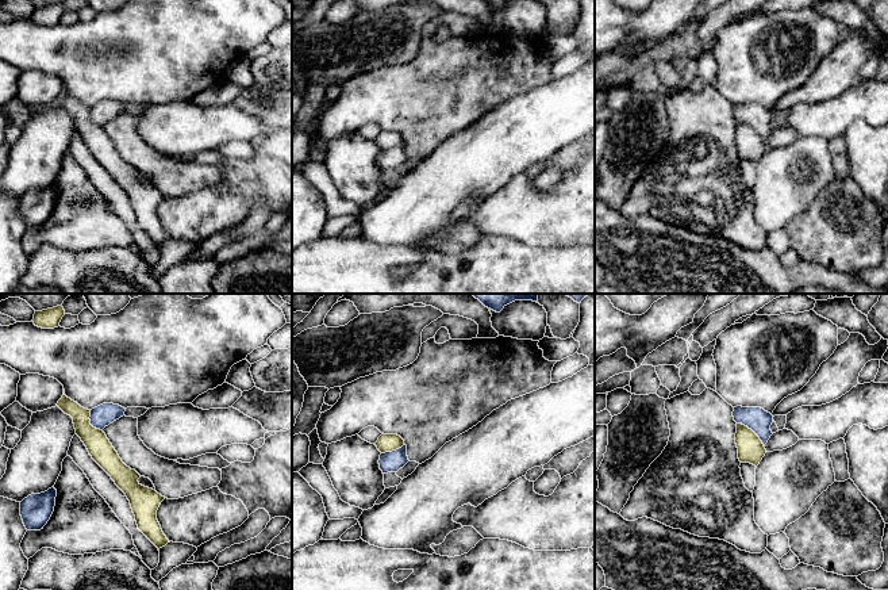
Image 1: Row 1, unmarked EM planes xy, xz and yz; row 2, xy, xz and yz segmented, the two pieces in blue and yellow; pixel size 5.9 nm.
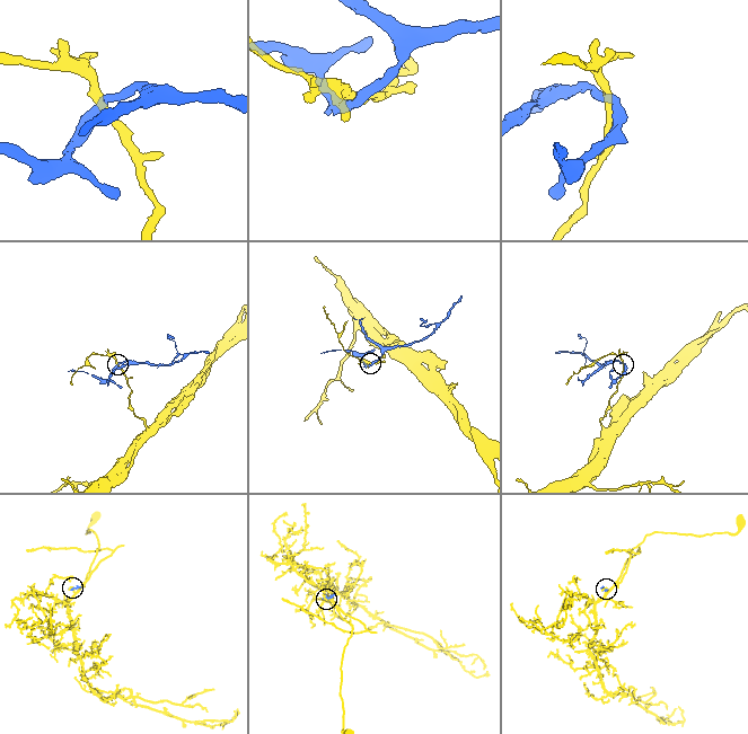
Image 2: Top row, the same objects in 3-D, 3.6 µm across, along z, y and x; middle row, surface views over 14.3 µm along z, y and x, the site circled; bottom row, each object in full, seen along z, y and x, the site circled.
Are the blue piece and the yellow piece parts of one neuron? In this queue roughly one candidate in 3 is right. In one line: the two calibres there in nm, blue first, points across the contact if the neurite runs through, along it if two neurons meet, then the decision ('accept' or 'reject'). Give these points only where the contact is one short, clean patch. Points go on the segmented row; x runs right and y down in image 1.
140 nm thick on the blue side, 160 nm on the other; border along yz (737, 422), (748, 426), (764, 447); reject

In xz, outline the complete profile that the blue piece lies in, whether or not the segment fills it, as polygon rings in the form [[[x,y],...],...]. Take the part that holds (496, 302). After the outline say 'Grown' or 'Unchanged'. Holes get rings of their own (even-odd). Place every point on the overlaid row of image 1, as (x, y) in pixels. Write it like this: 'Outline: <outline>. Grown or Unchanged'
Outline: [[[472,294],[485,307],[500,313],[507,304],[515,300],[533,300],[538,303],[537,294]]]. Unchanged

